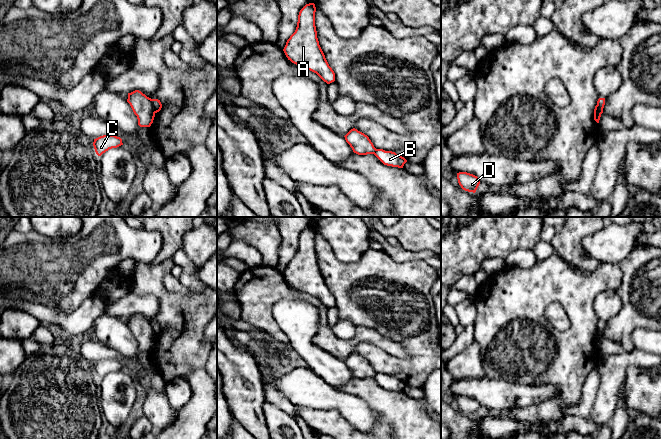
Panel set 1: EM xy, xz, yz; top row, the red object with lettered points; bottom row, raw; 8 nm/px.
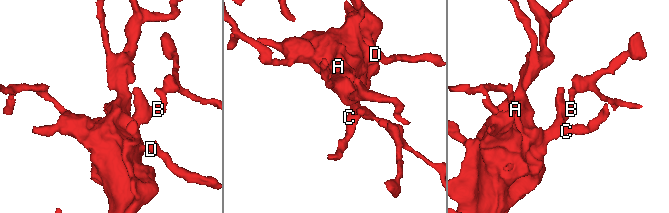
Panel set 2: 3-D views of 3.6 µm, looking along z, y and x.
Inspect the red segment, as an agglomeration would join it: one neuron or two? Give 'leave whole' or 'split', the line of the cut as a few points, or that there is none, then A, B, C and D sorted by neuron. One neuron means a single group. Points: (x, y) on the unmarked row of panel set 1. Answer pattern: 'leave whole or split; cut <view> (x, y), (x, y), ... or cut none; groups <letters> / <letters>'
split; cut xy (150, 323), (155, 336); groups A C D / B

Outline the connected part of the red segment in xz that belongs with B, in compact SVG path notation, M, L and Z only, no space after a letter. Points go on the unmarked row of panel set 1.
M376 373L374 379L384 388L387 390L403 392L404 388L407 384L396 378L392 375L385 375L383 373Z

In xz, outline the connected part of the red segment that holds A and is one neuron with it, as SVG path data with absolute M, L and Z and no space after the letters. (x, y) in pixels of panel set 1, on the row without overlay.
M314 227L306 228L300 234L296 254L287 264L283 275L292 287L316 297L330 308L335 305L335 297L319 269L315 236Z

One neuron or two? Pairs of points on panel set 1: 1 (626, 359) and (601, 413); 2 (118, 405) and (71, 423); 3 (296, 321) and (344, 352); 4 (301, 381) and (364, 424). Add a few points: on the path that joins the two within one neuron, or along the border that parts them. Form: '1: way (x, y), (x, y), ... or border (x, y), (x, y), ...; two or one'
1: way (613, 372), (607, 400); one
2: border (97, 388), (100, 410), (104, 418); two
3: border (319, 310), (319, 325), (313, 342), (328, 353); two
4: way (317, 394), (337, 399), (348, 408); one

